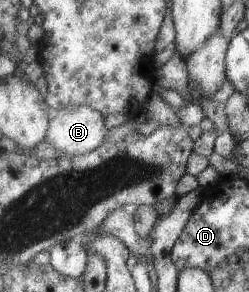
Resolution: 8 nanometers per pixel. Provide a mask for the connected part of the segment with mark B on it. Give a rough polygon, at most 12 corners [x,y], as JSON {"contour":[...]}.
{"contour":[[93,106],[52,114],[49,144],[65,155],[105,142],[105,114]]}

